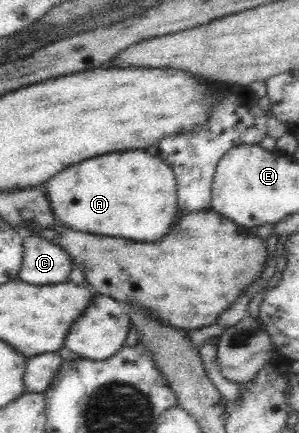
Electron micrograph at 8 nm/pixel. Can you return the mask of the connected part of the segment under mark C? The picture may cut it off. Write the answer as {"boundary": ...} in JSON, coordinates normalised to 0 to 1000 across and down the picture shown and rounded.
{"boundary":[[[80,538],[77,600],[54,642],[110,658],[217,651],[244,603],[191,561]]]}

